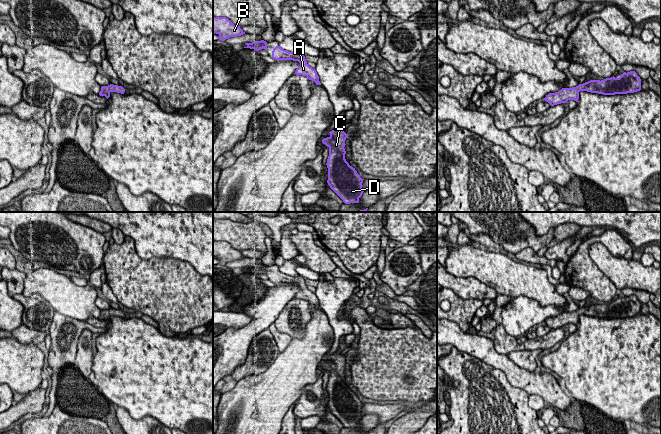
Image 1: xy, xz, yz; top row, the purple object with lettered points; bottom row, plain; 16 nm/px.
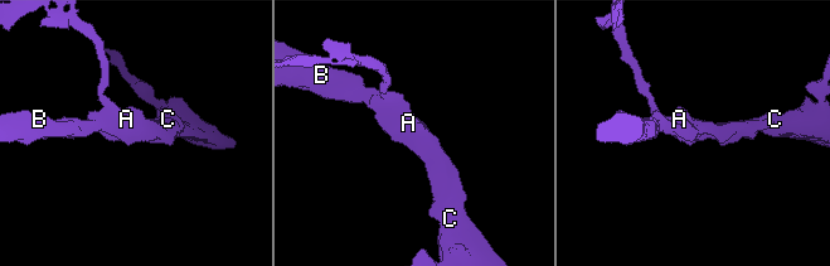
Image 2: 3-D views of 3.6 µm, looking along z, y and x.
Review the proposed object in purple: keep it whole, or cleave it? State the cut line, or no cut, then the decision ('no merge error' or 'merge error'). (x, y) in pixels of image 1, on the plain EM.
no cut | no merge error

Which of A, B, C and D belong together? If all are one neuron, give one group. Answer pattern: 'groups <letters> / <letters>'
groups A B C D

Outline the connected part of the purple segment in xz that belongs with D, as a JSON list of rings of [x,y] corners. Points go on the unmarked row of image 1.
[[[337,351],[330,355],[330,360],[322,367],[329,372],[327,383],[328,404],[330,412],[343,424],[345,428],[359,427],[363,418],[363,404],[355,392],[345,383],[345,364],[348,359]]]

